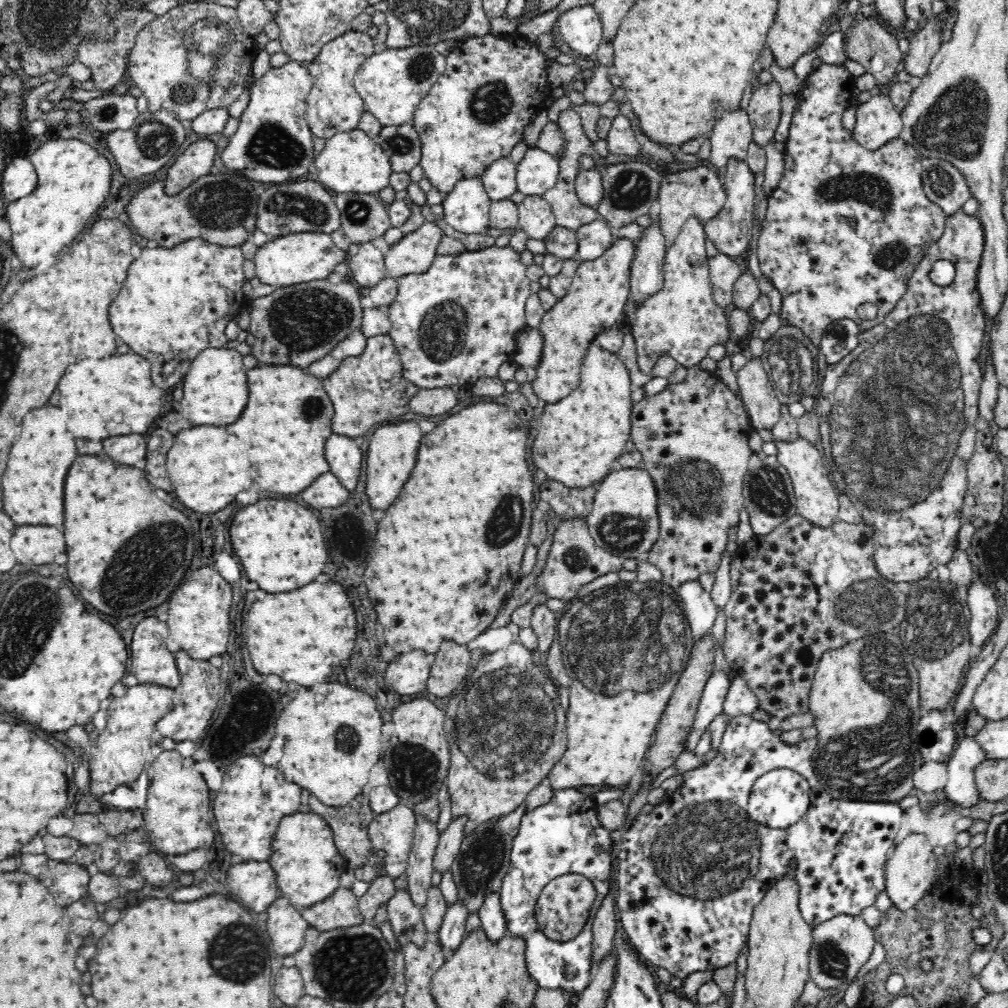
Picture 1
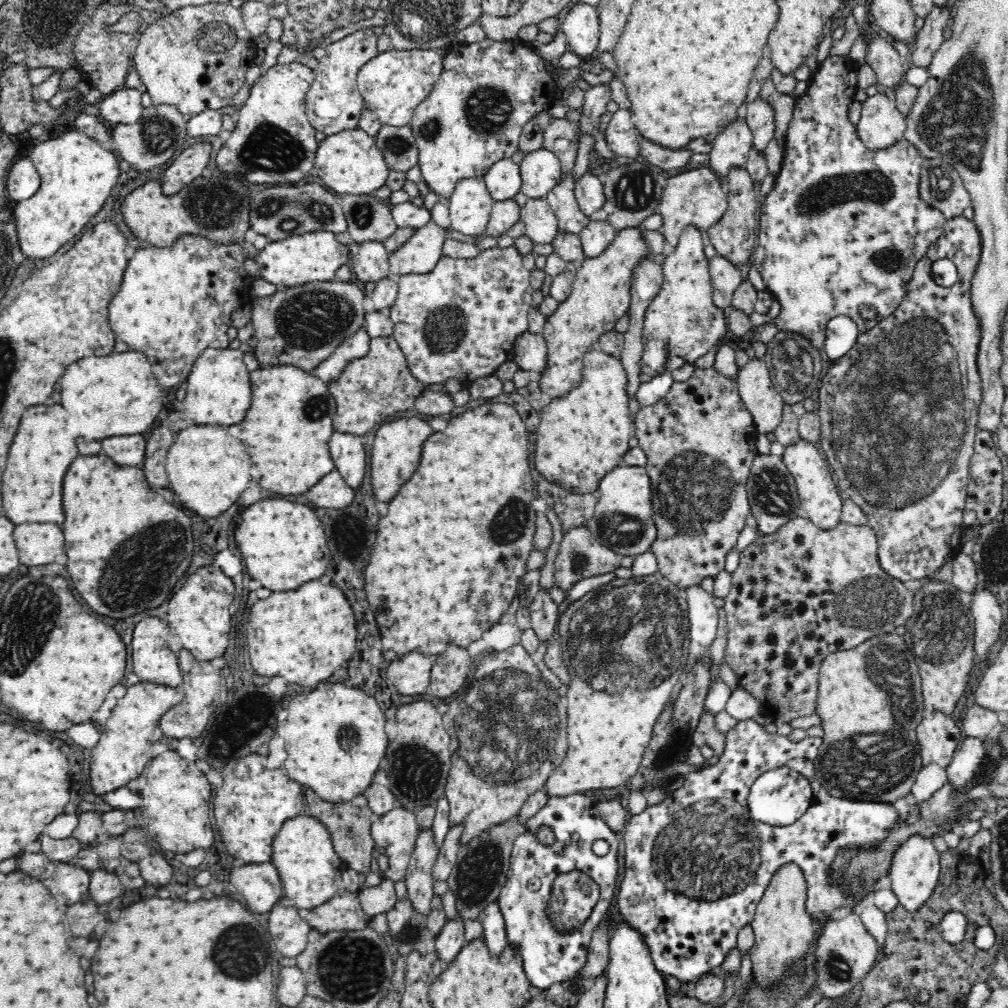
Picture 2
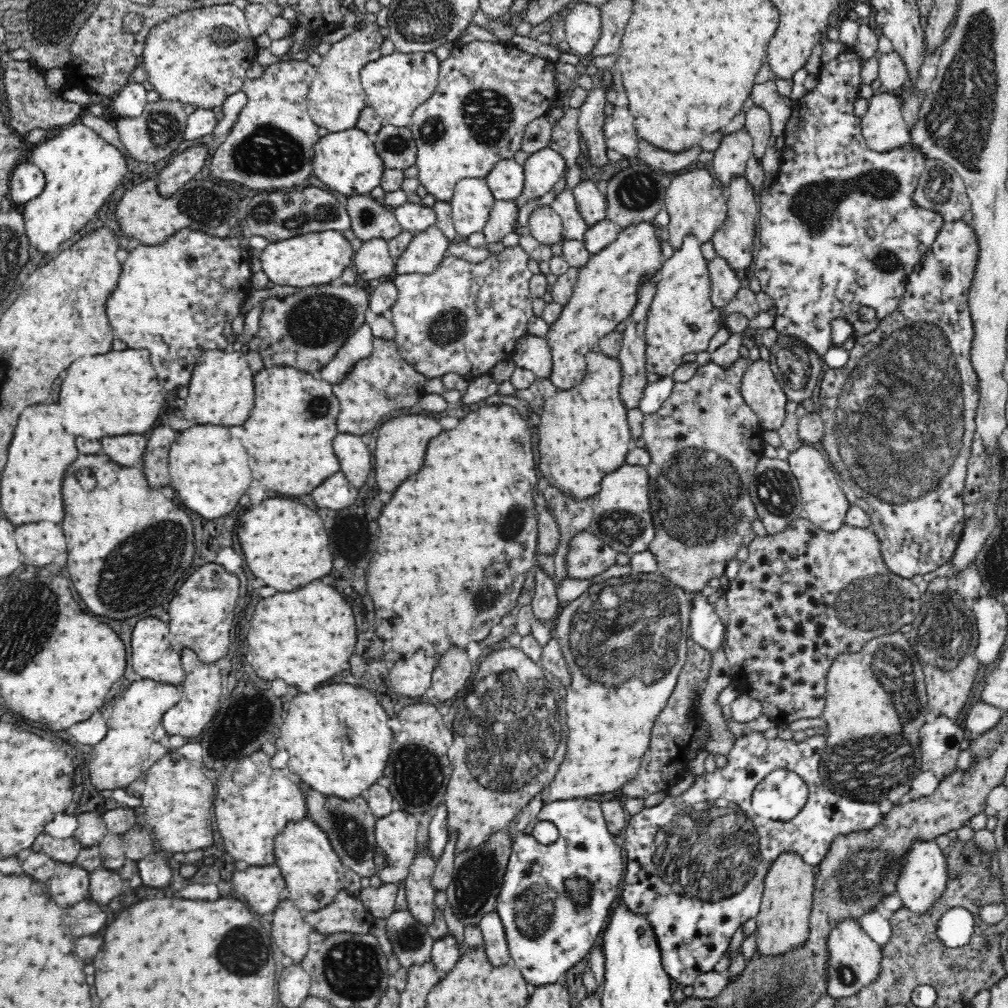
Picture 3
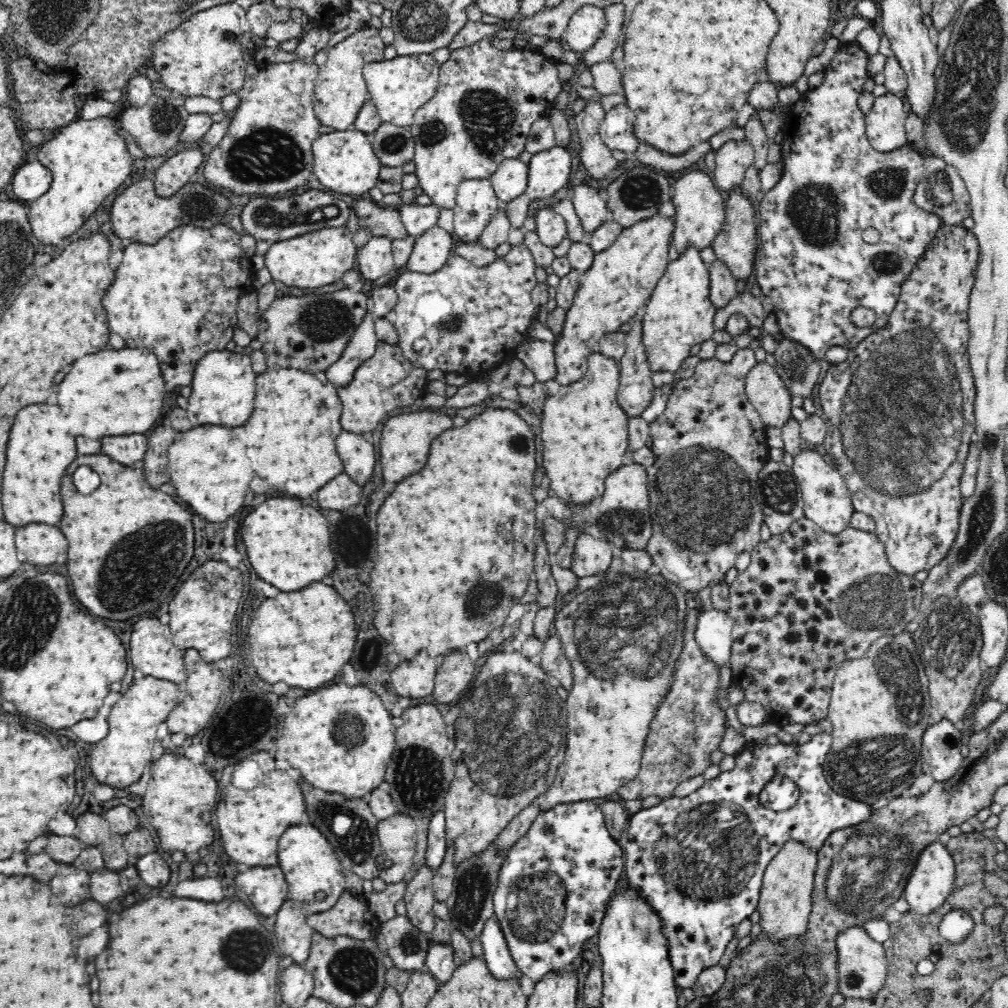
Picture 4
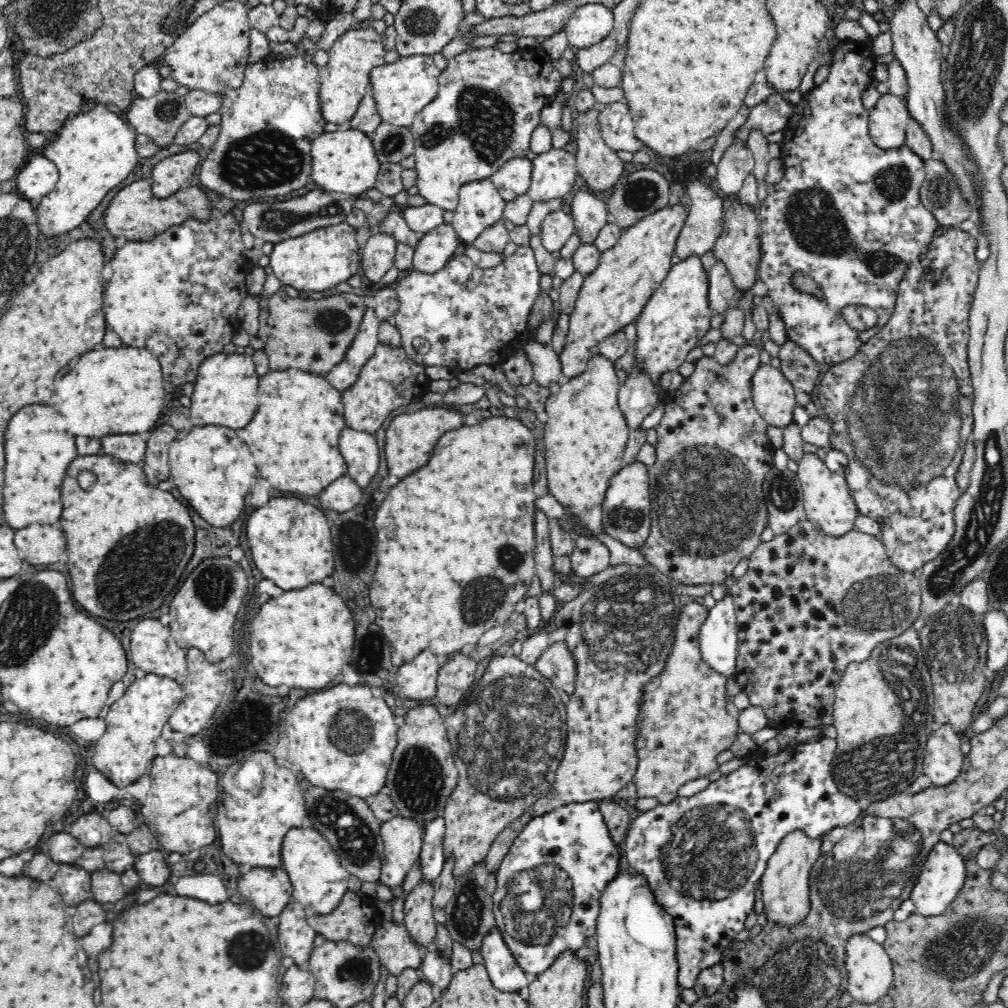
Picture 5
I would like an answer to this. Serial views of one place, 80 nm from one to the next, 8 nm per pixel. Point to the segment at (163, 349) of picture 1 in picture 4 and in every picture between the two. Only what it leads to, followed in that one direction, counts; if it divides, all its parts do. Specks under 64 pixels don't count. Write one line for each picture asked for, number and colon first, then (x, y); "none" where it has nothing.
2: (176, 301)
3: (176, 300)
4: (178, 297)

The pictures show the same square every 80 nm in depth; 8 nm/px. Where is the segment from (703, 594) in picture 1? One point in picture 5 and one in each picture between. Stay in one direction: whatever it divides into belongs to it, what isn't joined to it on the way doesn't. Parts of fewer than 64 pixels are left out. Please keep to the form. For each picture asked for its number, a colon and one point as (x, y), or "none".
2: (703, 615)
3: (705, 627)
4: (713, 633)
5: (717, 638)

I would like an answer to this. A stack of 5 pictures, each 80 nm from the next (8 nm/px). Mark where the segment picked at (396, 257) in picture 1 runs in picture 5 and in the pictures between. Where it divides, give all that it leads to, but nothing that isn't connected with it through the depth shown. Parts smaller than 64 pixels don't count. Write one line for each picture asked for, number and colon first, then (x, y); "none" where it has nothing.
2: (419, 254)
3: (426, 250)
4: (430, 250)
5: (435, 247)

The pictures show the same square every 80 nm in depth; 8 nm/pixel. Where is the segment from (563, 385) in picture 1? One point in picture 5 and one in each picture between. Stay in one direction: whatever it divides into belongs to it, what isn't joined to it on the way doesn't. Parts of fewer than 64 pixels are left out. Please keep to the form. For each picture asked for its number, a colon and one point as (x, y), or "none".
2: (599, 295)
3: (605, 291)
4: (620, 280)
5: (614, 295)

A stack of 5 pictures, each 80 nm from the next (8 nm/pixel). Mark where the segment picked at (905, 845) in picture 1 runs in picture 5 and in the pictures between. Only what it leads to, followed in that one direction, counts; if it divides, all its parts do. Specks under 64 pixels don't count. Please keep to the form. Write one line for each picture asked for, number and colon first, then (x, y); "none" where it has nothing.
2: (914, 867)
3: (922, 870)
4: (930, 882)
5: (938, 883)

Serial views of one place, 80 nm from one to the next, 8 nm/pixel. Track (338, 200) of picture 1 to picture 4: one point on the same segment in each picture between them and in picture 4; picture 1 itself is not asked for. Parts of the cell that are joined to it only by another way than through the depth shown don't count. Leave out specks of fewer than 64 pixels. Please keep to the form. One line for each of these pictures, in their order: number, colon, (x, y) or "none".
2: (368, 218)
3: (369, 218)
4: (384, 221)

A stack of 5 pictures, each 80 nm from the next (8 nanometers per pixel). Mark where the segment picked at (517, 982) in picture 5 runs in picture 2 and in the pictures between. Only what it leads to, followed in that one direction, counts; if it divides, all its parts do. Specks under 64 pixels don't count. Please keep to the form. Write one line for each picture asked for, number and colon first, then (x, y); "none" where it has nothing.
2: (494, 929)
3: (495, 940)
4: (496, 952)

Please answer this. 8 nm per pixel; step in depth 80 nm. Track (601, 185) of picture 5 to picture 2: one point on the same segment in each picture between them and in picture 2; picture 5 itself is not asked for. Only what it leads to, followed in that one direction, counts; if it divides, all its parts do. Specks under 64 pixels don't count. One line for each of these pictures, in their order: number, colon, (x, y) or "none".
2: (596, 98)
3: (590, 121)
4: (595, 155)

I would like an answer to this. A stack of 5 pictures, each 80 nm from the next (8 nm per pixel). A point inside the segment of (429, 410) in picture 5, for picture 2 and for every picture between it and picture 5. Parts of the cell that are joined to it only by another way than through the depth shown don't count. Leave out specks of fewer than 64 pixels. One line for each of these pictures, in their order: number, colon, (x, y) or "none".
2: (395, 455)
3: (400, 445)
4: (404, 441)

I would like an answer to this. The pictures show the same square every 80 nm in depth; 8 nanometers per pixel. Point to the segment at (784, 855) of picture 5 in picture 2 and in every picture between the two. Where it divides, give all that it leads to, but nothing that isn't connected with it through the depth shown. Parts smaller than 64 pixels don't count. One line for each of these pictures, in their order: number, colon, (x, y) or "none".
2: (783, 932)
3: (782, 923)
4: (785, 901)

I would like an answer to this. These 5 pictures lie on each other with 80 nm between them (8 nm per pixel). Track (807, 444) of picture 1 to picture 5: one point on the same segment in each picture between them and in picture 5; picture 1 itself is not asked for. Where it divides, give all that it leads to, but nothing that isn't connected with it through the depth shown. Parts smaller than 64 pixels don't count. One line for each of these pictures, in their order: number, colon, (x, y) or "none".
2: (819, 500)
3: (823, 502)
4: (826, 500)
5: (827, 500)

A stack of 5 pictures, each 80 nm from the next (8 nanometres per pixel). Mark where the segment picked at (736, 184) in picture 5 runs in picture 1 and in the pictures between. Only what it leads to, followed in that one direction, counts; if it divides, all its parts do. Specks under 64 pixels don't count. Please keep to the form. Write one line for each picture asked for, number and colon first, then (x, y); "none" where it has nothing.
1: (731, 136)
2: (730, 147)
3: (730, 158)
4: (732, 159)

